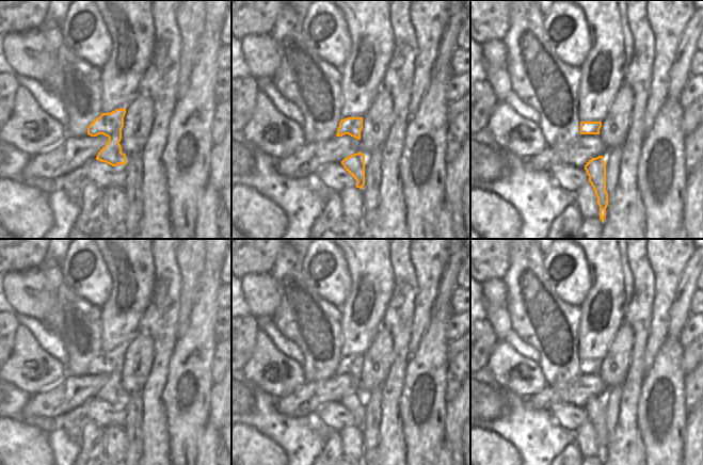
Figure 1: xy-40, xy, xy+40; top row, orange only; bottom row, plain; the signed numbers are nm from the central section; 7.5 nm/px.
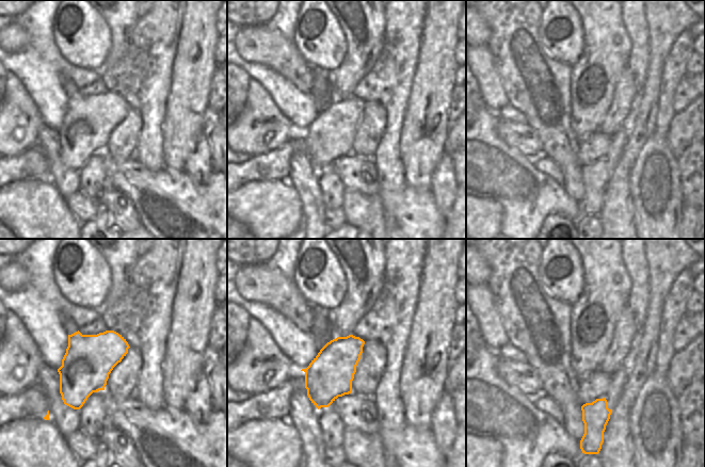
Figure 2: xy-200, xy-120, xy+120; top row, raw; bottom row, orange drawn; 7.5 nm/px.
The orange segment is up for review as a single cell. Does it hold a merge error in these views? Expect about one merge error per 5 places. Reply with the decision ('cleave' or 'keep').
keep

